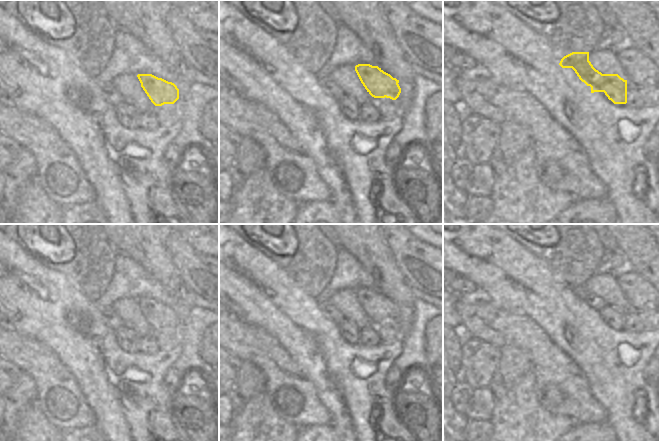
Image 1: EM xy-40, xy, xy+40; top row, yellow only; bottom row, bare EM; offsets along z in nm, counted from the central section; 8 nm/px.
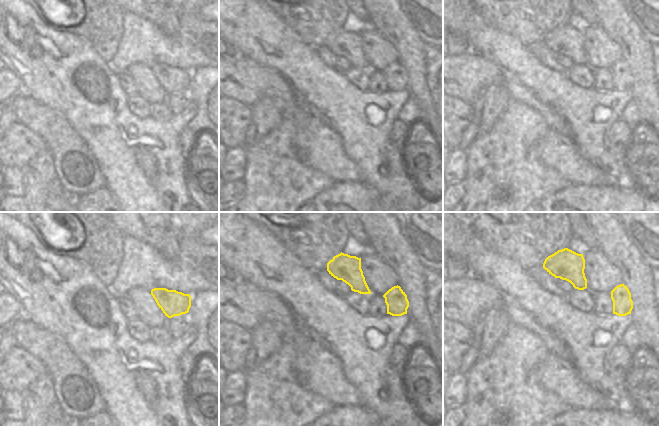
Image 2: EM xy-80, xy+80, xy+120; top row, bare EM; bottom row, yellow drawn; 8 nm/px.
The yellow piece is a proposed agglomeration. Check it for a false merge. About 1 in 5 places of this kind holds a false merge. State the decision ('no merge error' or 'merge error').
merge error

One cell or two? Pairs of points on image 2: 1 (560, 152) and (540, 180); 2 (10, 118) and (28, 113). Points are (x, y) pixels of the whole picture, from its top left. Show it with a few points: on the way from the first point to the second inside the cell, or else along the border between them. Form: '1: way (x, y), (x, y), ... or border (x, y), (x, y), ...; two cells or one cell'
1: border (536, 147), (536, 155), (568, 181); two cells
2: border (12, 98), (12, 110), (17, 121); two cells

